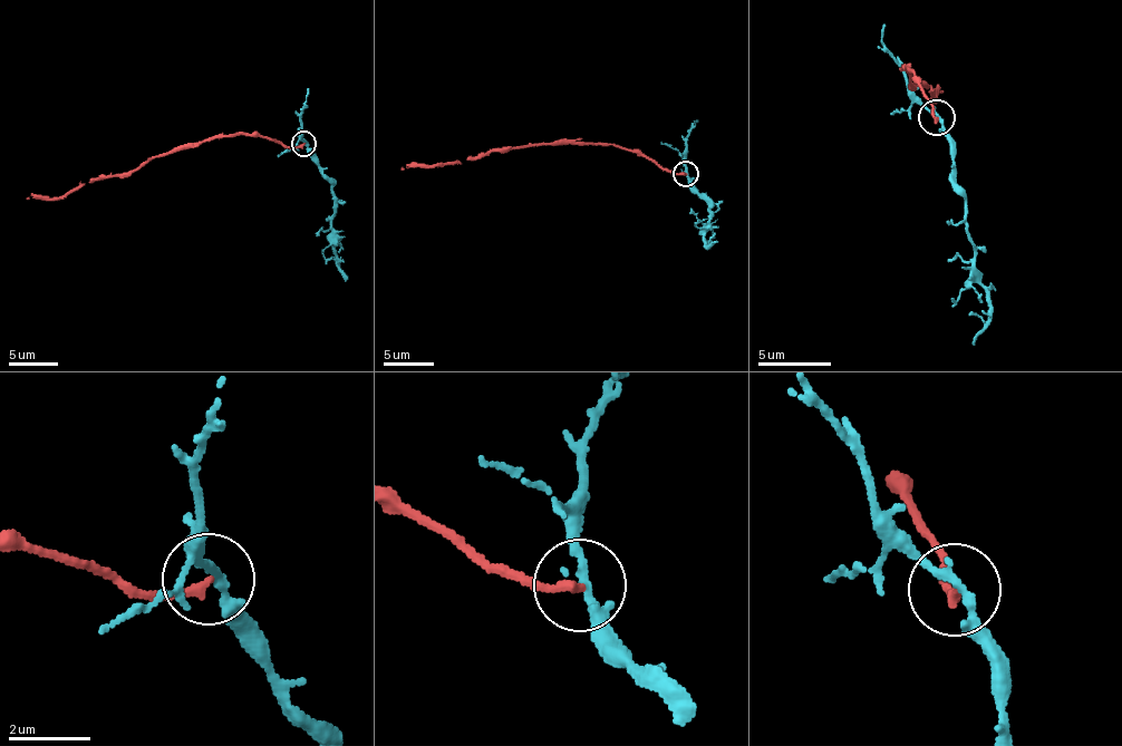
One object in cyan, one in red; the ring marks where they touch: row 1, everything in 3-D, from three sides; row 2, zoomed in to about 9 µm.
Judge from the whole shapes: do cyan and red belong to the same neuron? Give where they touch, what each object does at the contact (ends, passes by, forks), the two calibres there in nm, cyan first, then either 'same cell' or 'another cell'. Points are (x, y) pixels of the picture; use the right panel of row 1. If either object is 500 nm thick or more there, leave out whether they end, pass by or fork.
at (936, 117); cyan passes by; red ends there; 200 nm thick on the cyan side, 240 nm on the other; another cell

